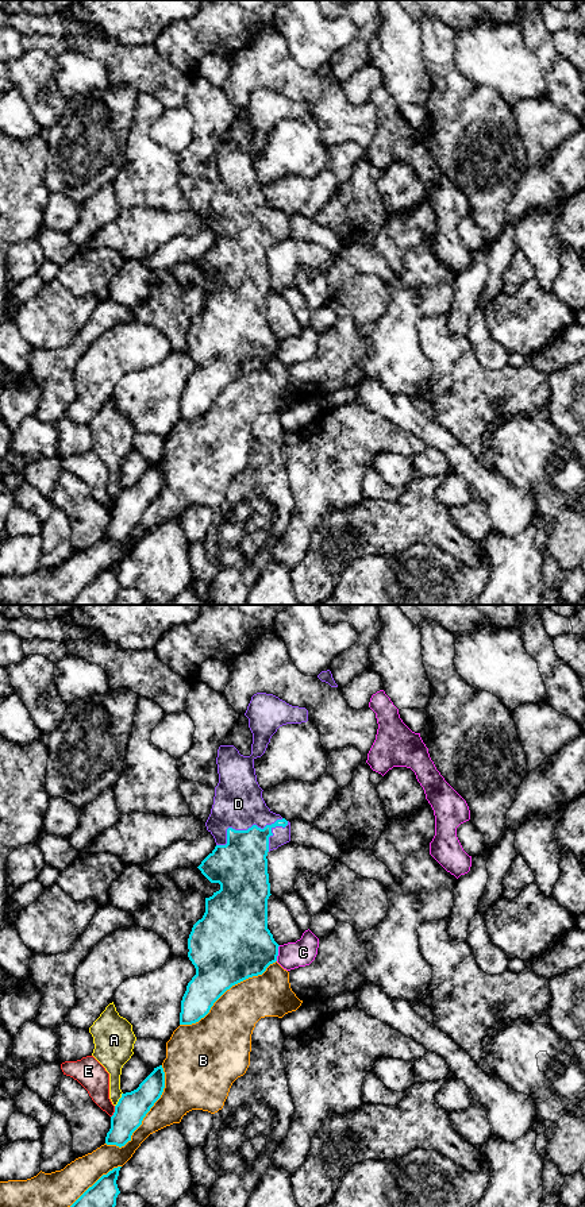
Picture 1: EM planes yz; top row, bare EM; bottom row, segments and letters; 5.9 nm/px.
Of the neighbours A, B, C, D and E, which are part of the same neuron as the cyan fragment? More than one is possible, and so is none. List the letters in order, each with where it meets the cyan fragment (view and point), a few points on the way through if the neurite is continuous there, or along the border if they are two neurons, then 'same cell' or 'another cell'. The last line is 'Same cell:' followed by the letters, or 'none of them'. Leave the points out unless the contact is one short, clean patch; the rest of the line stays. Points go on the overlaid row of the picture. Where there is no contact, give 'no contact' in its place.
A: yz (119, 1099) | another cell
B: yz (226, 990) | another cell
C: yz (277, 953) | along yz (280, 945), (276, 960) | another cell
D: yz (247, 829) | same cell
E: yz (115, 1111) | along yz (115, 1106), (111, 1117) | another cell
Same cell: D

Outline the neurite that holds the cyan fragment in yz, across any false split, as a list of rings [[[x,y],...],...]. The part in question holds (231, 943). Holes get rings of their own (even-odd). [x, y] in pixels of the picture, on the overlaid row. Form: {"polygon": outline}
{"polygon": [[[257,693],[245,716],[253,733],[251,755],[240,755],[234,745],[220,745],[218,749],[219,783],[205,822],[216,847],[197,868],[211,883],[219,883],[220,890],[205,898],[205,913],[193,925],[188,938],[188,957],[196,975],[188,983],[181,1000],[180,1025],[199,1022],[227,990],[262,975],[278,956],[280,945],[268,929],[268,899],[272,894],[266,856],[290,841],[290,822],[266,806],[254,760],[265,753],[280,726],[307,722],[308,710],[292,706],[273,694]]]}

